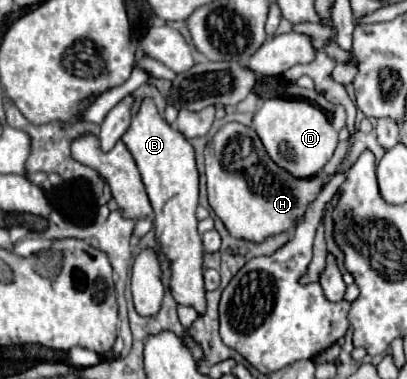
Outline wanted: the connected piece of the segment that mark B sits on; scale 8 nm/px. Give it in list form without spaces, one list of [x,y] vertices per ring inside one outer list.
[[[143,98],[137,114],[131,118],[129,130],[123,134],[123,144],[133,154],[143,184],[147,188],[151,206],[155,210],[155,234],[163,252],[173,262],[171,292],[179,304],[191,304],[199,314],[205,312],[203,290],[203,246],[197,232],[197,196],[199,196],[199,172],[195,164],[195,150],[191,142],[173,128],[157,110],[151,98]]]

